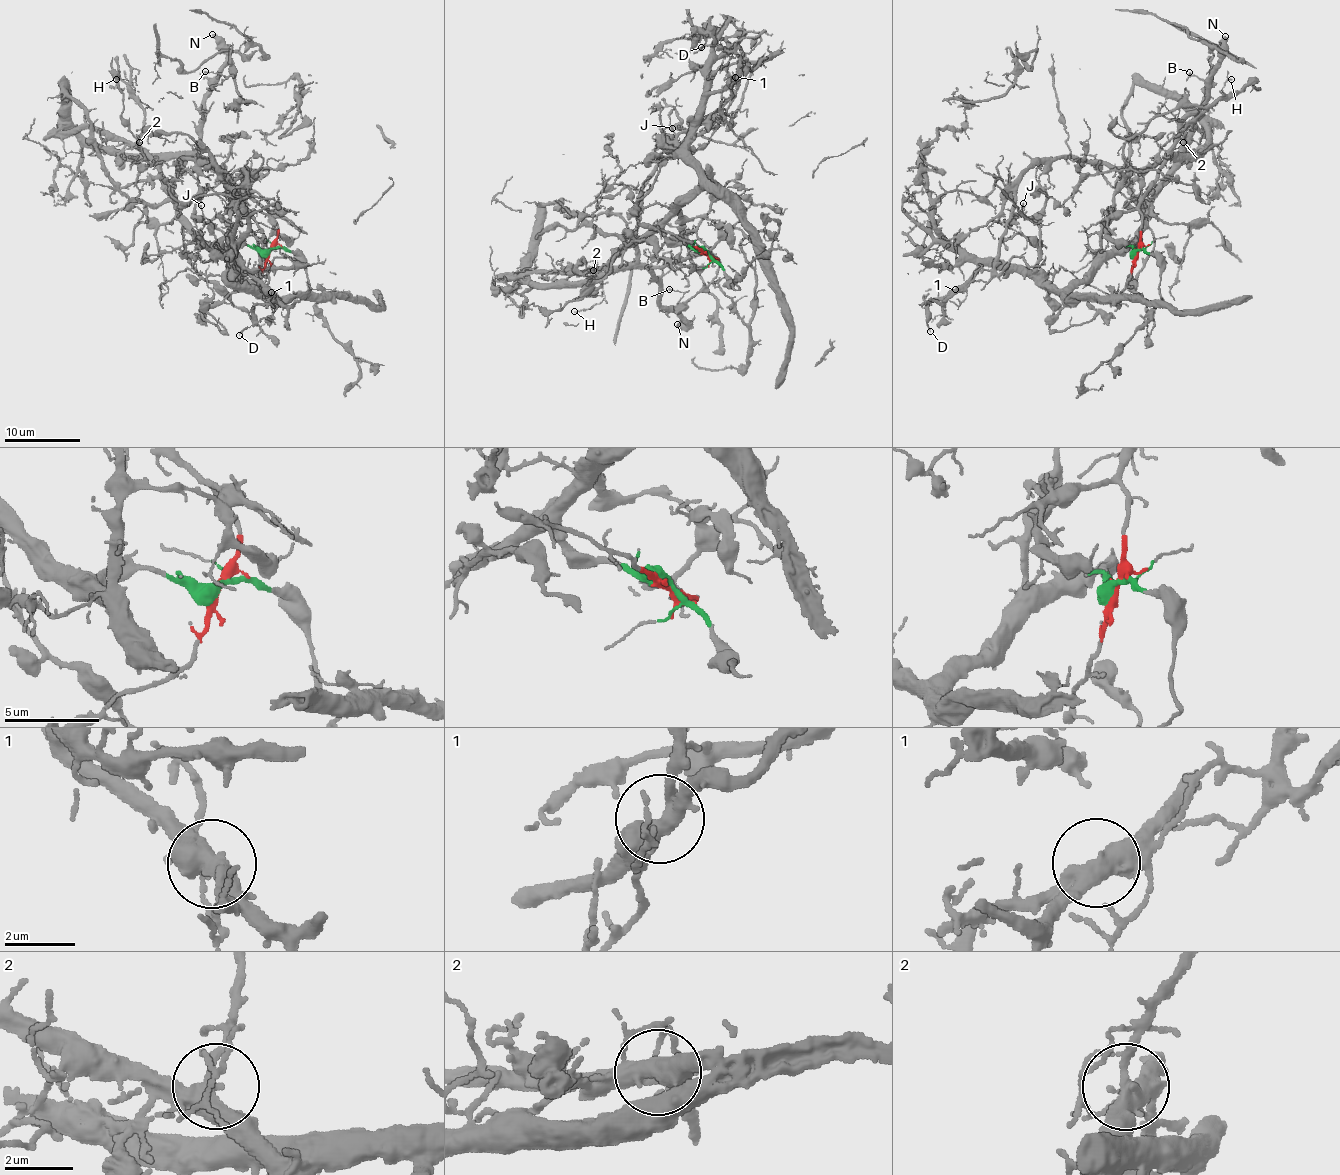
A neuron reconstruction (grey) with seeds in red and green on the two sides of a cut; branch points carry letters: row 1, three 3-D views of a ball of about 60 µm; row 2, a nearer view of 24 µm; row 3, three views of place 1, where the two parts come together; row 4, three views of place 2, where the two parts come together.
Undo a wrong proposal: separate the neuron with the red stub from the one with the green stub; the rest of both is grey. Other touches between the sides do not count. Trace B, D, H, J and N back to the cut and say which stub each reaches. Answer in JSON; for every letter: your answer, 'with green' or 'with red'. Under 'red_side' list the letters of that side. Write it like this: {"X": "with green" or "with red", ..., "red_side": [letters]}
{"B": "with red", "D": "with green", "H": "with green", "J": "with green", "N": "with red", "red_side": ["B", "N"]}

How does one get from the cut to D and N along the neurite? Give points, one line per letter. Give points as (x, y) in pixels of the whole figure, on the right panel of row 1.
D: (1137, 252), (1134, 244), (1118, 248), (1068, 290), (1051, 292), (1015, 271), (983, 265), (928, 303), (929, 332)
N: (1137, 252), (1142, 220), (1138, 210), (1142, 197), (1169, 154), (1176, 129), (1204, 101), (1225, 36)

